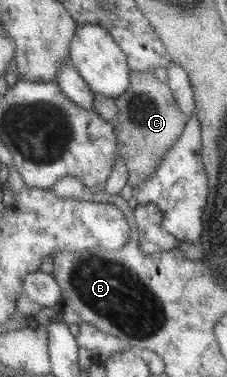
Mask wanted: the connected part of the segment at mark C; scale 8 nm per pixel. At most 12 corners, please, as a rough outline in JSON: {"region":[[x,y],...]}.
{"region":[[132,71],[115,129],[133,188],[188,115],[155,71]]}

